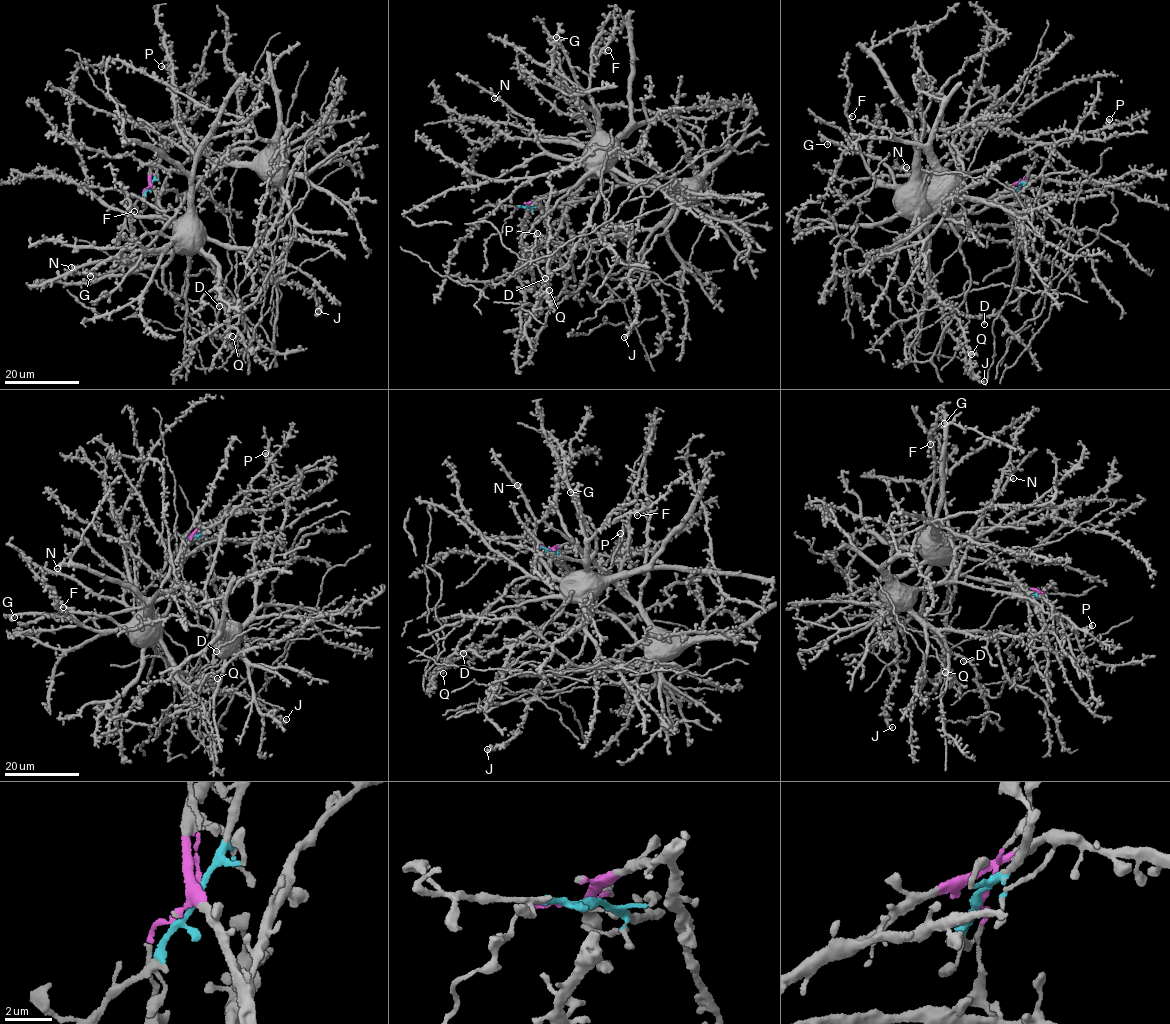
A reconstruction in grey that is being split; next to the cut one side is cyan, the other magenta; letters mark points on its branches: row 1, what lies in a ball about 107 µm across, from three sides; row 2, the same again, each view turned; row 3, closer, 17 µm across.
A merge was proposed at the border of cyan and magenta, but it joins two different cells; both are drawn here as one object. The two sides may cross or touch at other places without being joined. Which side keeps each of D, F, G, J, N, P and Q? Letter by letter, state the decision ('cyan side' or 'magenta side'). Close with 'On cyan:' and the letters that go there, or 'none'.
D: magenta side
F: magenta side
G: magenta side
J: magenta side
N: magenta side
P: cyan side
Q: magenta side
On cyan: P

